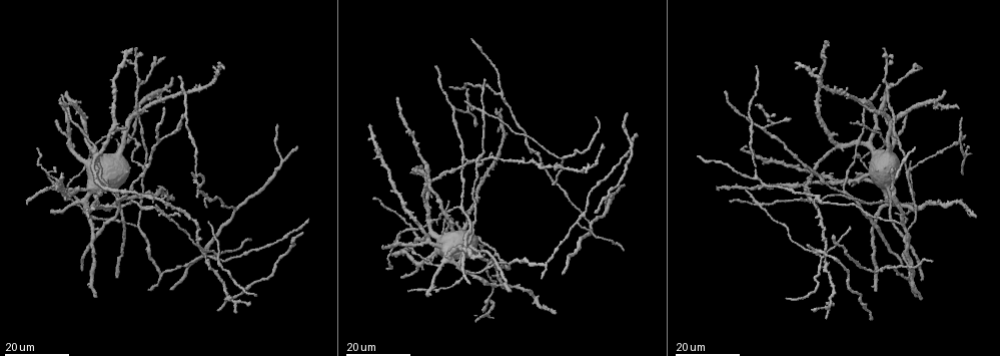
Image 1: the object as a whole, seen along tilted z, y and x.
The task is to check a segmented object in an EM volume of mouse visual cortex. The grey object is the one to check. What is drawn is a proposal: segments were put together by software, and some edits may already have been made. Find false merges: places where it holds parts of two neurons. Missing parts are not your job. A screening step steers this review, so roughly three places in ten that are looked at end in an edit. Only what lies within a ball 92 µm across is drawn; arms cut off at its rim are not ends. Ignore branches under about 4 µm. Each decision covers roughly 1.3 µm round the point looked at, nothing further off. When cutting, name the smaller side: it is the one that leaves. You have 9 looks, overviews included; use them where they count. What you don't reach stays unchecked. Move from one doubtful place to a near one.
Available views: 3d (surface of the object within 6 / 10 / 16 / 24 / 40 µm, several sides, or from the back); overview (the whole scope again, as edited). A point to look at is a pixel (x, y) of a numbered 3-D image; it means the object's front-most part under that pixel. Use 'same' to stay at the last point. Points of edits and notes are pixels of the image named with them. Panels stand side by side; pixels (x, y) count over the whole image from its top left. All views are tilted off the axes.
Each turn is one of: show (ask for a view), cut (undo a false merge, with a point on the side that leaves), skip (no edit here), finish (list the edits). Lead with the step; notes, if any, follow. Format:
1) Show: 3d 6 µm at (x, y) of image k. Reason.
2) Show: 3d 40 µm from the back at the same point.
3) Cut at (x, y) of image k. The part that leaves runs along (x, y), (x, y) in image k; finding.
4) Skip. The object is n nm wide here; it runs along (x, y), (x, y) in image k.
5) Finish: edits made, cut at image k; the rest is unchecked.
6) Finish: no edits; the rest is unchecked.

Show: 3d 24 µm at (76, 200) of image 1. Branch point.

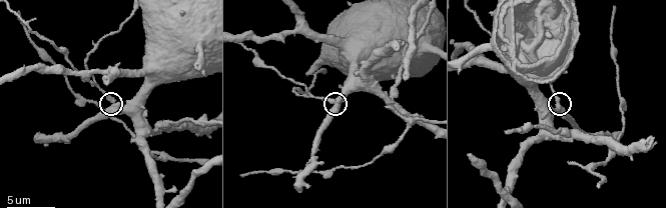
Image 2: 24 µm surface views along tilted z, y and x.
Show: 3d 6 µm at (112, 107) of image 2. Zoom in.

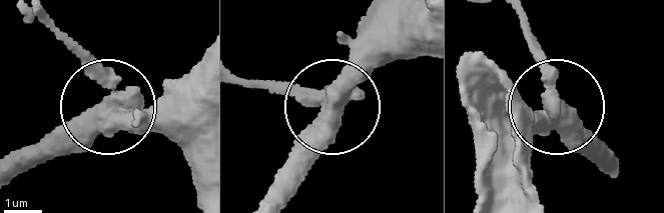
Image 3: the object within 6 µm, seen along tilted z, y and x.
Cut at (74, 51) of image 3. The part that leaves runs along (112, 81), (45, 13) in image 3; a second neuron is stuck on.

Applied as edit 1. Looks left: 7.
Show: 3d 24 µm at (858, 140) of image 1.

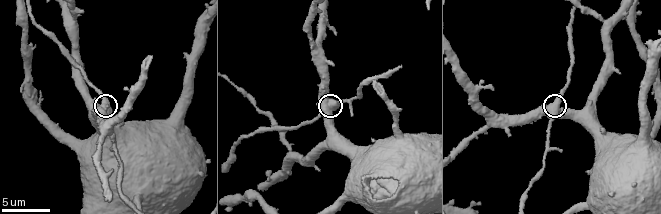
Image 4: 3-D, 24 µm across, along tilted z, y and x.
Show: 3d 6 µm at (104, 104) of image 4.

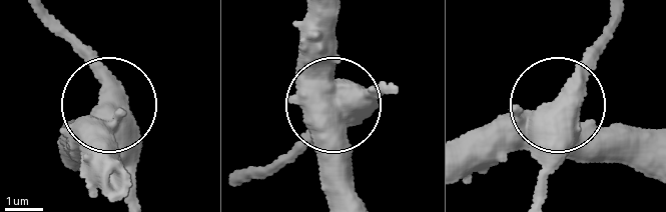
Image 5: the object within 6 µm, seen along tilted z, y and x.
Skip. The side arm is 23 µm long; one neuron here.

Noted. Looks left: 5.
Show: 3d 24 µm at (545, 264) of image 1. Three-way junction.

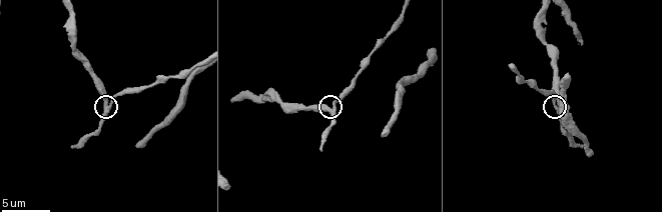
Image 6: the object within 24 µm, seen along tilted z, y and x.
Show: 3d 6 µm at (332, 107) of image 6.

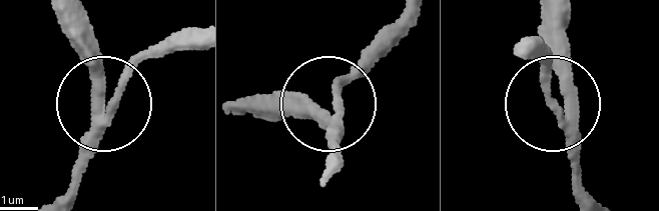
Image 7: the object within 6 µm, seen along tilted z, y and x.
Skip. It runs along (237, 103), (339, 108), (331, 164) in image 7; continuous, no second neuron.

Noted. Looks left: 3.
Show: overview. See it whole again.

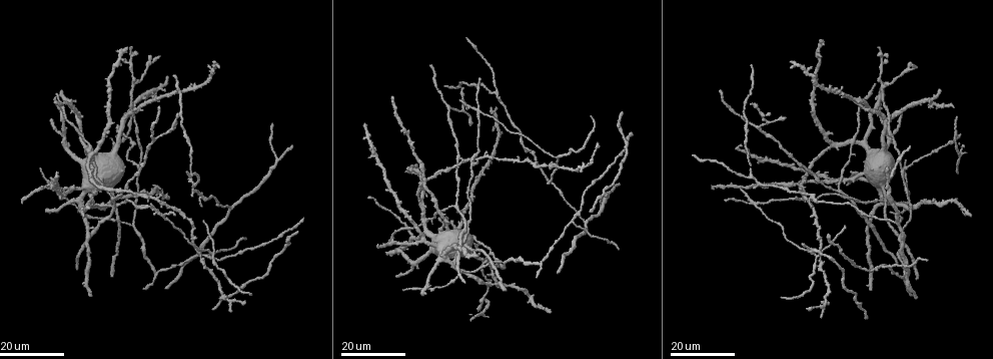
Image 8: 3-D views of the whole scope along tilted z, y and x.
Show: 3d 24 µm at (880, 267) of image 8. Three-way junction.

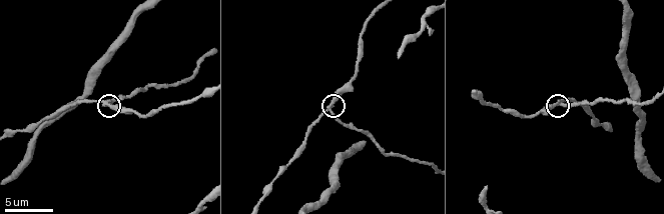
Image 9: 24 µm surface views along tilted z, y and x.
Show: 3d 10 µm at (106, 102) of image 9. Zoom in.

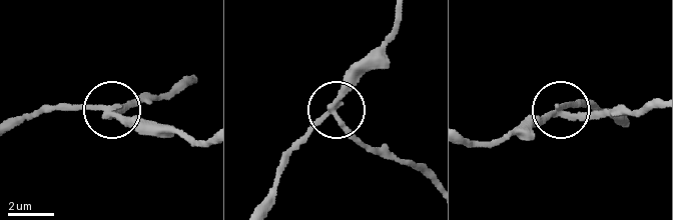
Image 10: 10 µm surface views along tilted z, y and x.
Cut at (349, 135) of image 10. The object is 250 nm wide here; the part that leaves runs along (334, 111), (361, 142), (413, 163), (432, 182) in image 10; a second neuron is stuck on.

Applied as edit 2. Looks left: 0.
Finish: edits made, cut at image 3, cut at image 10; the rest is unchecked.

